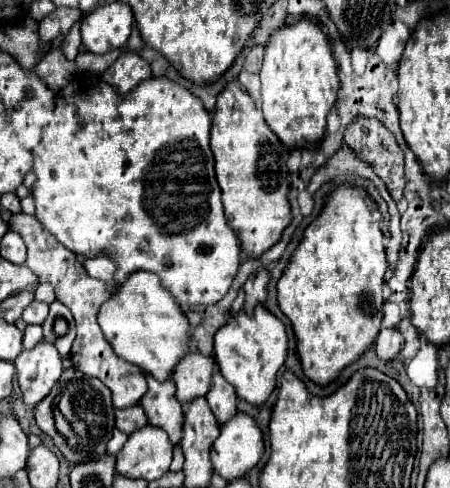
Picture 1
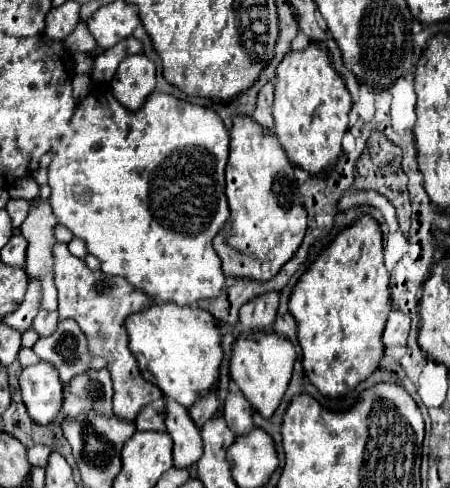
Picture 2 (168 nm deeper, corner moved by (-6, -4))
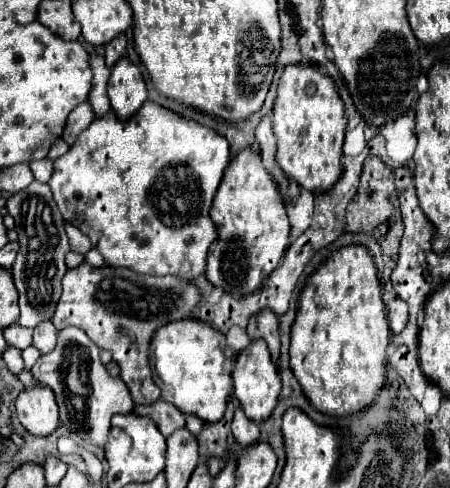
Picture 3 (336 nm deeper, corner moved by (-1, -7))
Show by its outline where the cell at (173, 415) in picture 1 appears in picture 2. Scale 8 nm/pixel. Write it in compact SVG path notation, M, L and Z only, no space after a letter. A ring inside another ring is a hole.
M172 399L166 401L166 431L174 441L174 467L190 467L200 459L200 431L194 425L188 409Z

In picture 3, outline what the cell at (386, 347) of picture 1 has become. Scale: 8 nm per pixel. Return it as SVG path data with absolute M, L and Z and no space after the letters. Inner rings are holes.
M397 296L387 304L387 320L391 332L399 334L407 324L407 304Z

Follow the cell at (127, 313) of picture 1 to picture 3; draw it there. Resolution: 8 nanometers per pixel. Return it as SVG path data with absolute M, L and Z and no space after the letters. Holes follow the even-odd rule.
M197 318L191 320L179 320L179 322L171 322L163 328L159 328L151 340L151 348L153 348L153 368L157 372L157 376L163 380L163 394L161 398L171 402L173 406L177 406L183 414L193 414L199 420L213 424L219 422L225 414L227 408L227 398L233 392L233 360L235 354L231 350L231 346L227 344L225 336L217 330L213 330L207 322L201 322Z

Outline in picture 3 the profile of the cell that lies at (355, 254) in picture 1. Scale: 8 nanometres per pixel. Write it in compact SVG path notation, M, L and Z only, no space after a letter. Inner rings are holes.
M347 246L337 252L309 278L301 300L295 324L291 328L291 370L299 380L311 404L327 416L353 416L369 408L379 390L385 386L385 350L389 346L389 324L385 304L381 304L381 284L373 256L365 246Z

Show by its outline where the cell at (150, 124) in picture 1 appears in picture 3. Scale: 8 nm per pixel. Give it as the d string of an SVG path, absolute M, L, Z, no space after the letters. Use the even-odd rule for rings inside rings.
M147 100L131 120L119 120L115 112L95 118L71 150L55 160L49 186L65 222L87 234L109 266L193 280L205 272L207 248L217 238L209 210L229 162L229 144L223 136Z

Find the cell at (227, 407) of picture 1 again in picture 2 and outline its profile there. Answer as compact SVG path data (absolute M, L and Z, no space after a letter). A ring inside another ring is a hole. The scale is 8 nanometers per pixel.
M236 391L228 393L226 403L224 403L224 419L236 435L248 433L248 429L254 427L252 413L254 413L252 405L248 405L242 393L236 393Z

